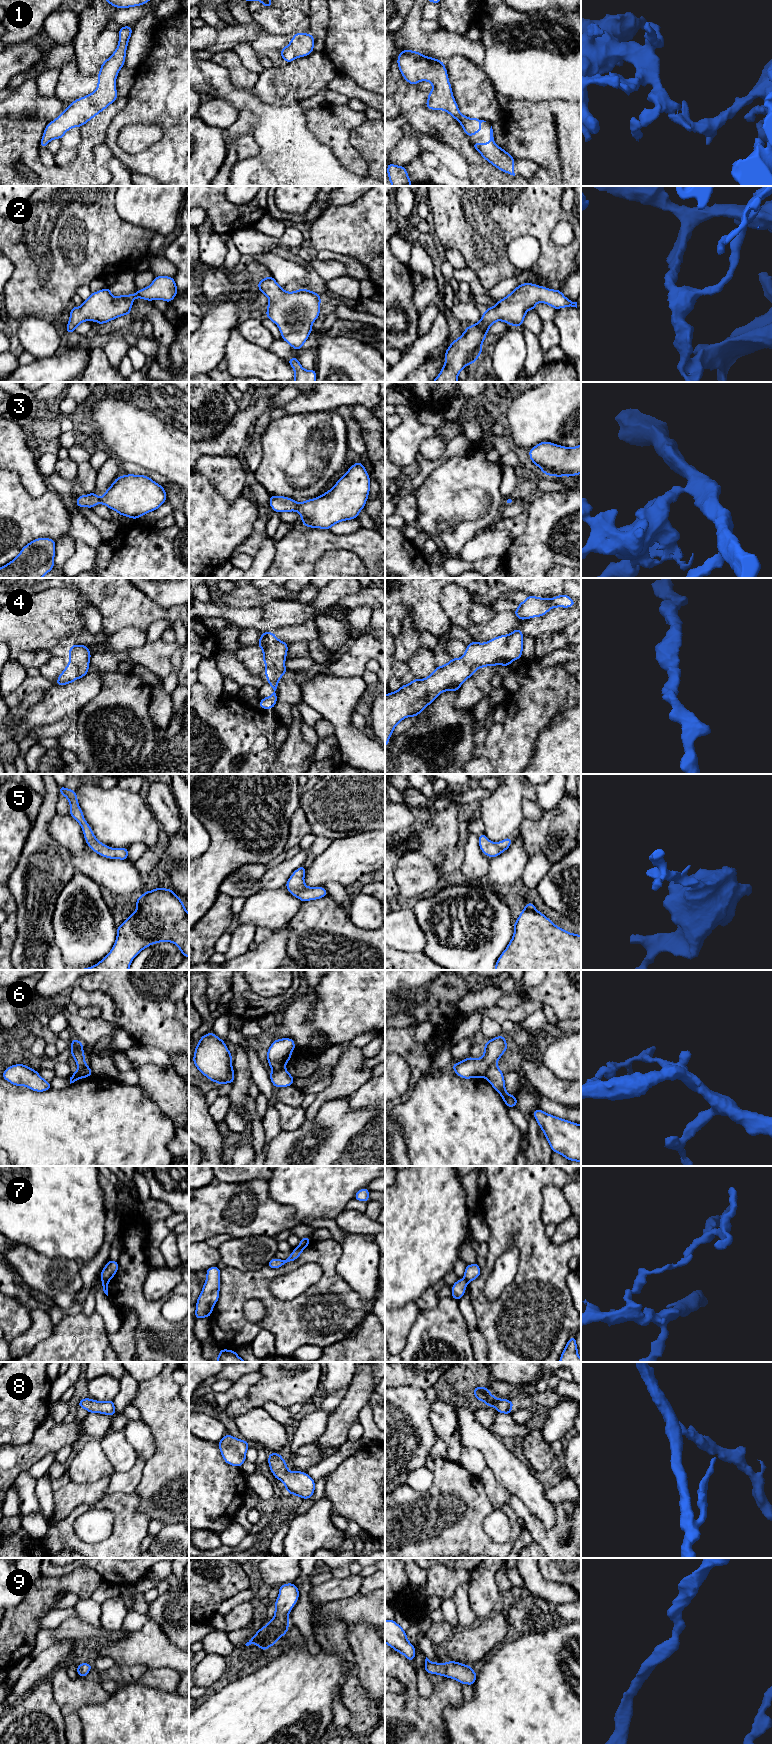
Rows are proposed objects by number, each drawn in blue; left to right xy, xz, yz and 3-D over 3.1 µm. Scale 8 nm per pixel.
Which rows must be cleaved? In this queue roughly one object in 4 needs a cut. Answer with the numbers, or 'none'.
6, 7

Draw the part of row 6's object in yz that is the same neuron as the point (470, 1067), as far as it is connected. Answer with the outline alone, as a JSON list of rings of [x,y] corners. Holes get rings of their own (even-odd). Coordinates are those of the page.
[[[504,1035],[497,1036],[484,1045],[484,1054],[481,1058],[468,1057],[452,1065],[454,1072],[463,1079],[474,1077],[484,1078],[486,1070],[491,1064],[497,1064],[500,1057],[508,1049]]]

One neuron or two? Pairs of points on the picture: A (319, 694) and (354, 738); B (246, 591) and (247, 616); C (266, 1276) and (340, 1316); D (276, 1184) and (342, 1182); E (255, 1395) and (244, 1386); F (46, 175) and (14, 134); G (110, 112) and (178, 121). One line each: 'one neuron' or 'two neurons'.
A: one neuron
B: two neurons
C: one neuron
D: one neuron
E: two neurons
F: one neuron
G: two neurons

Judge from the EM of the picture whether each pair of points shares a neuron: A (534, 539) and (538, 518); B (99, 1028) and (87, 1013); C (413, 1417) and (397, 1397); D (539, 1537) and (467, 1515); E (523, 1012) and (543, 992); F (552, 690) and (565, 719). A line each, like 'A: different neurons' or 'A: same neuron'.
A: same neuron
B: different neurons
C: same neuron
D: different neurons
E: different neurons
F: different neurons

